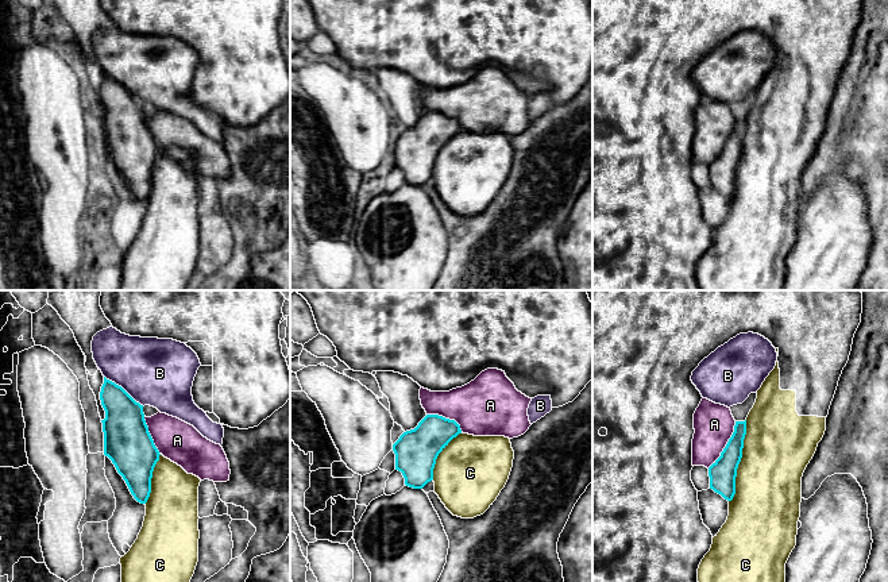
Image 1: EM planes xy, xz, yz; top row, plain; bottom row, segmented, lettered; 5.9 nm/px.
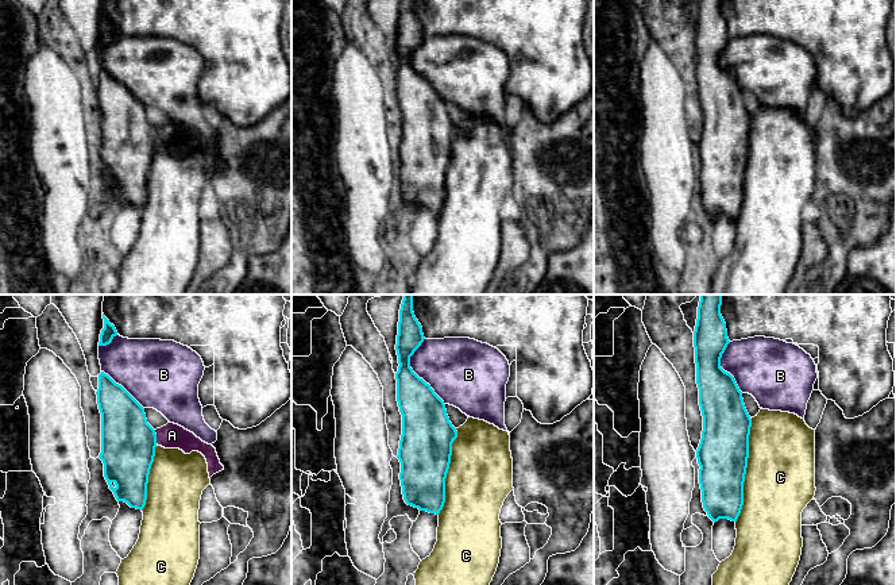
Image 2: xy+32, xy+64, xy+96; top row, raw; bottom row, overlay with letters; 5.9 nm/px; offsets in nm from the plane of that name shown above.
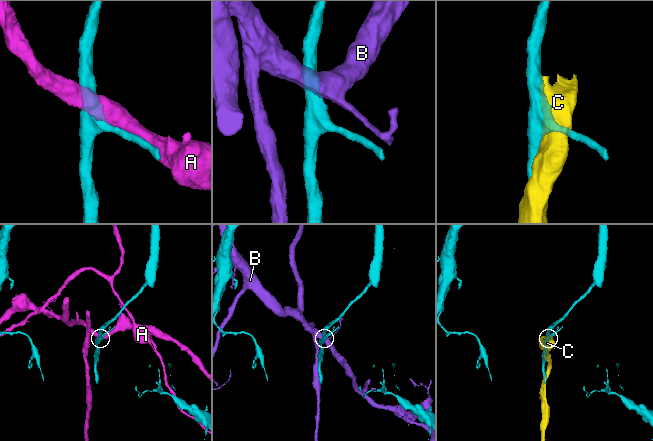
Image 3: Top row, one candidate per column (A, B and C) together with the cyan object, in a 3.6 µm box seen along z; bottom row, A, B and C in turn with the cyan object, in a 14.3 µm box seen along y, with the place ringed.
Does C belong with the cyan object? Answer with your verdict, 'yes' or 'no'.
no

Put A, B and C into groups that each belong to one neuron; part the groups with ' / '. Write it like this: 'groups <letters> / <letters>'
groups A / B / C

